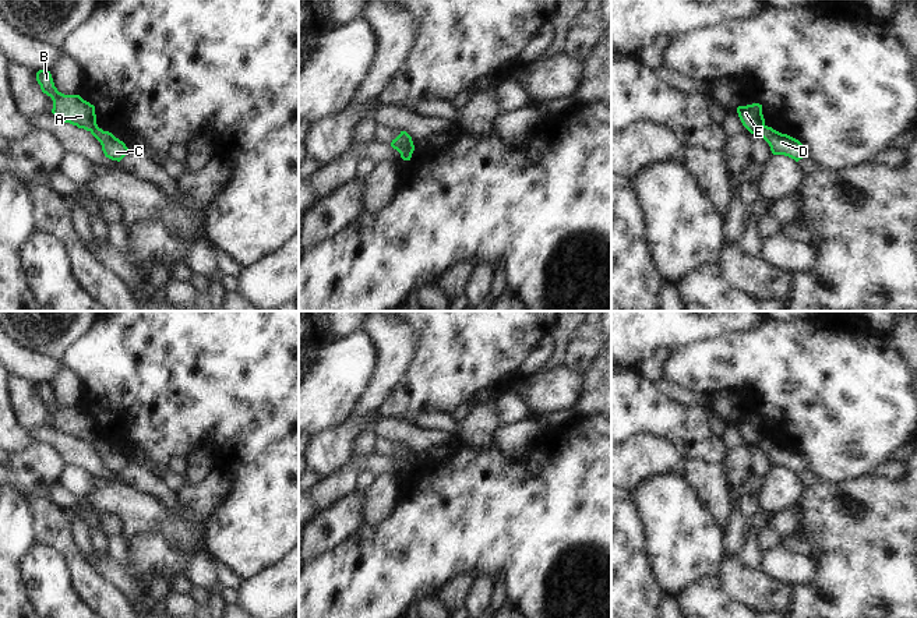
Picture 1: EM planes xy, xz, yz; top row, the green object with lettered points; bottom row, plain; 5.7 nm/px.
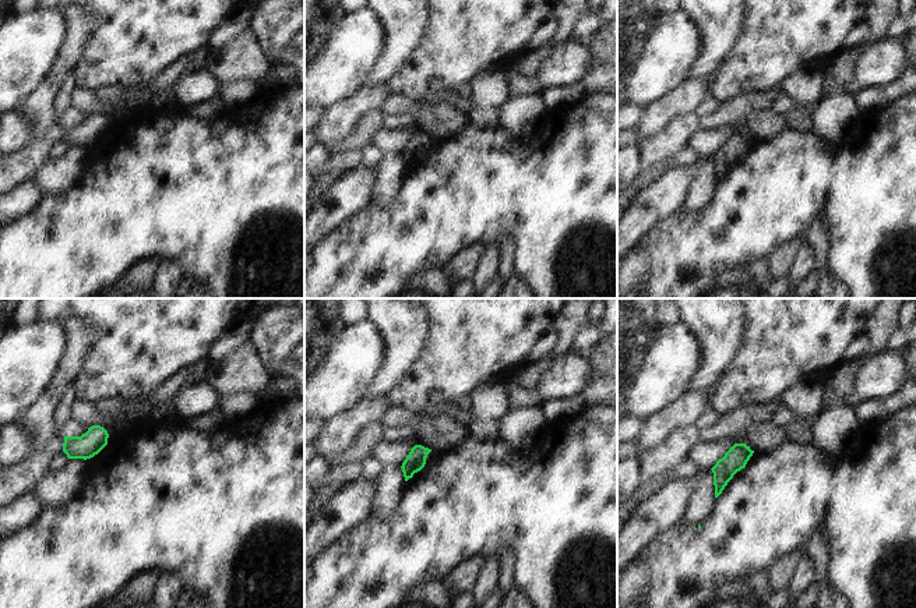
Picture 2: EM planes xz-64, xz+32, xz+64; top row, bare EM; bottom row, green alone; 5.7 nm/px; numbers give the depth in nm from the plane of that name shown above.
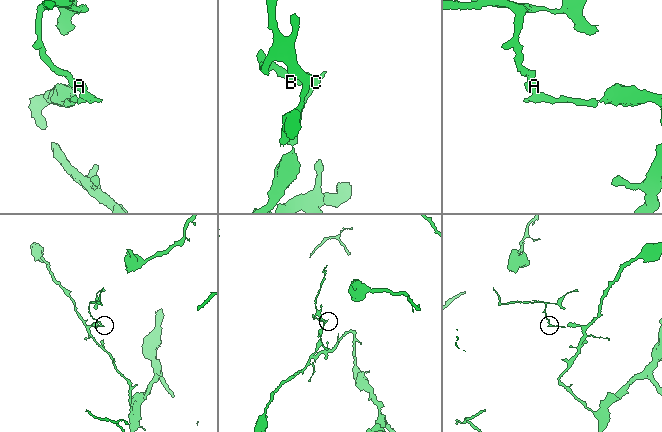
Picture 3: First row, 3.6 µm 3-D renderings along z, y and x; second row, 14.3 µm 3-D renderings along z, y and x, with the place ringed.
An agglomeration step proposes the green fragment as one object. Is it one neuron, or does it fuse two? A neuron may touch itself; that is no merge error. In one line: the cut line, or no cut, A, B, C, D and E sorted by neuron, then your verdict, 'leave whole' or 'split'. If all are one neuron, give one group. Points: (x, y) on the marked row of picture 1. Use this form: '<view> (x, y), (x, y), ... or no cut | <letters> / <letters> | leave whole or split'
xz (412, 144), (401, 155) | A B E / C D | split

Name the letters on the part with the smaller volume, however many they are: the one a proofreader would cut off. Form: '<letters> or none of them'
A, B, E.

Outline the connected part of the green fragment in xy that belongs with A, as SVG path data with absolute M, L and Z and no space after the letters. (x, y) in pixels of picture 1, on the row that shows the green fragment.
M39 70L36 73L36 81L40 85L42 92L52 98L52 113L57 119L87 131L92 131L98 127L95 106L84 100L80 95L64 95L59 92L50 71Z

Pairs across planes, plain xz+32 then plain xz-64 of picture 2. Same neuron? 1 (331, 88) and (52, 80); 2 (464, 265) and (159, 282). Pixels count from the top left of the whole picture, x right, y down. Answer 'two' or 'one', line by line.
1: two
2: two

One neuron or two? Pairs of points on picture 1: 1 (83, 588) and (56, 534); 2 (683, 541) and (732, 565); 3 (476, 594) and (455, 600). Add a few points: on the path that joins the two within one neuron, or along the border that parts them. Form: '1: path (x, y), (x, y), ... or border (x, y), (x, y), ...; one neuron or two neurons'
1: path (83, 575), (64, 547); one neuron
2: border (725, 557), (716, 576); two neurons
3: border (476, 576), (464, 603); two neurons

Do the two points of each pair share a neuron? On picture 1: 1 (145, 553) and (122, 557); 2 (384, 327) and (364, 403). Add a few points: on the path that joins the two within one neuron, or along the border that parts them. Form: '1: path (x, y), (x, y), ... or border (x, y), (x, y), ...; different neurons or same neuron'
1: border (124, 541), (129, 565); different neurons
2: path (385, 346), (385, 377), (381, 384); same neuron

